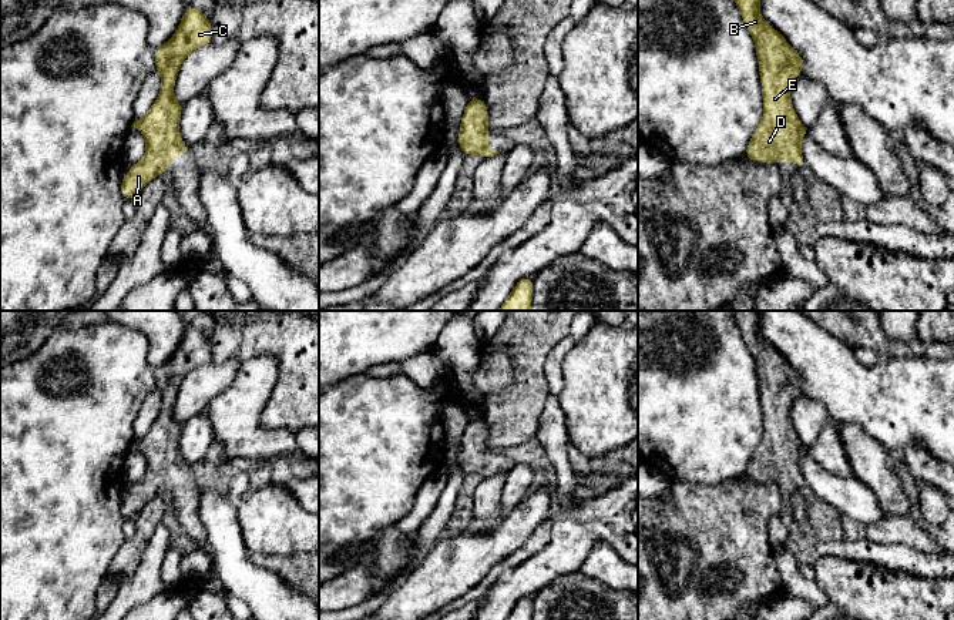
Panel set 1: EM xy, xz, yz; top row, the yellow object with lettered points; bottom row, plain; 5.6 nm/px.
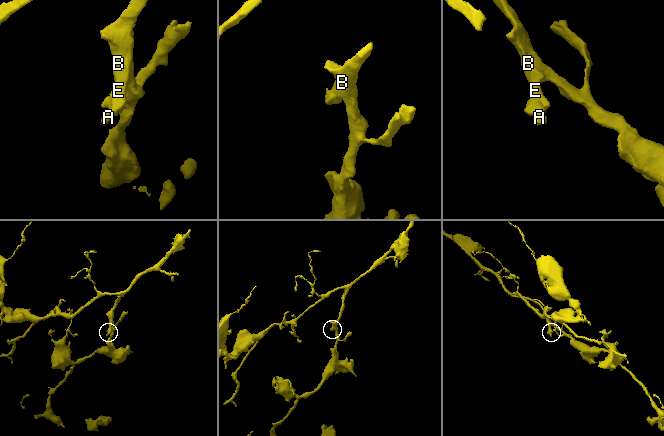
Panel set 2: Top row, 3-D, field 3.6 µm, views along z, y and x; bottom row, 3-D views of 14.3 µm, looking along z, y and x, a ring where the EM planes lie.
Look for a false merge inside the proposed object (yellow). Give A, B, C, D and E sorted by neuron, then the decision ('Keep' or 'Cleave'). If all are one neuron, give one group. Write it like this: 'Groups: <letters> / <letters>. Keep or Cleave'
Groups: A B C D E. Keep

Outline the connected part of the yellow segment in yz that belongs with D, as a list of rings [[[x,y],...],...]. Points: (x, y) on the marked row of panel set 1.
[[[735,0],[745,26],[756,43],[763,88],[763,118],[745,155],[752,161],[793,161],[804,167],[800,138],[809,135],[790,101],[790,84],[804,68],[796,50],[759,13],[760,0]]]

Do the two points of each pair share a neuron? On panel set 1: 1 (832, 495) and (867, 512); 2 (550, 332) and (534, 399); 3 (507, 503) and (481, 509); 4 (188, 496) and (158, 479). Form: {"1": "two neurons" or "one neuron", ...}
{"1": "one neuron", "2": "one neuron", "3": "two neurons", "4": "one neuron"}

